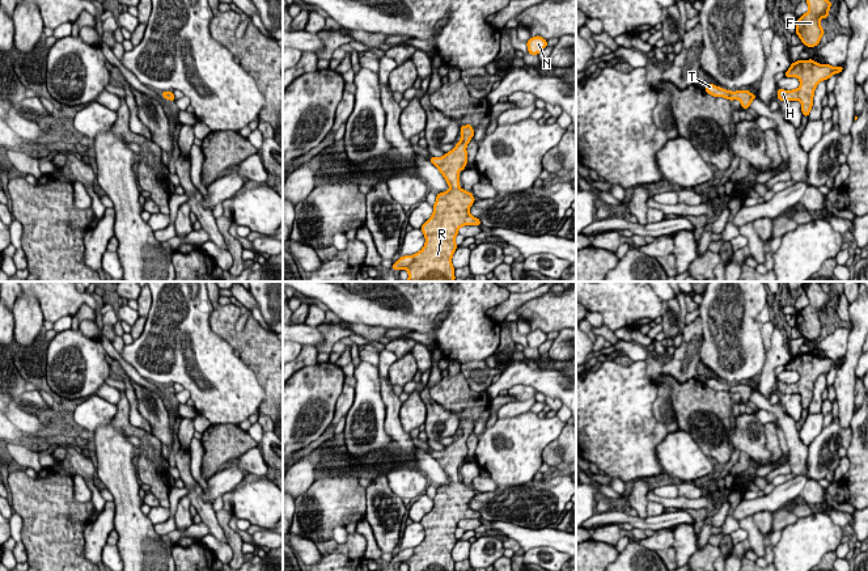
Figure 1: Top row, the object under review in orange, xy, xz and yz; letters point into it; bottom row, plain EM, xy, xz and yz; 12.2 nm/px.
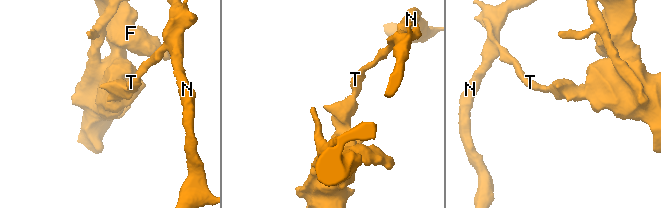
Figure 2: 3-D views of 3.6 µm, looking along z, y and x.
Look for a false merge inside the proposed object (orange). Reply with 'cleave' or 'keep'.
cleave

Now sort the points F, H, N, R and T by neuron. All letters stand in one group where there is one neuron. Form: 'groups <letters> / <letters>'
groups F H R / N T

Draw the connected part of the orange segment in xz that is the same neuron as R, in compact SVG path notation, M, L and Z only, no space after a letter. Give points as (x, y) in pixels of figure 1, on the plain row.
M458 435L443 451L432 451L429 454L440 464L449 483L437 487L433 507L420 521L425 537L405 563L408 571L456 571L452 550L458 541L458 523L463 519L480 519L480 513L469 506L475 491L461 482L458 474L458 466L467 457L466 439Z

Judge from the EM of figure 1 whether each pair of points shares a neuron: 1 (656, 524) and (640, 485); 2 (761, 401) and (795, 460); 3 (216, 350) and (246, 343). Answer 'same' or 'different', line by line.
1: different
2: same
3: different

